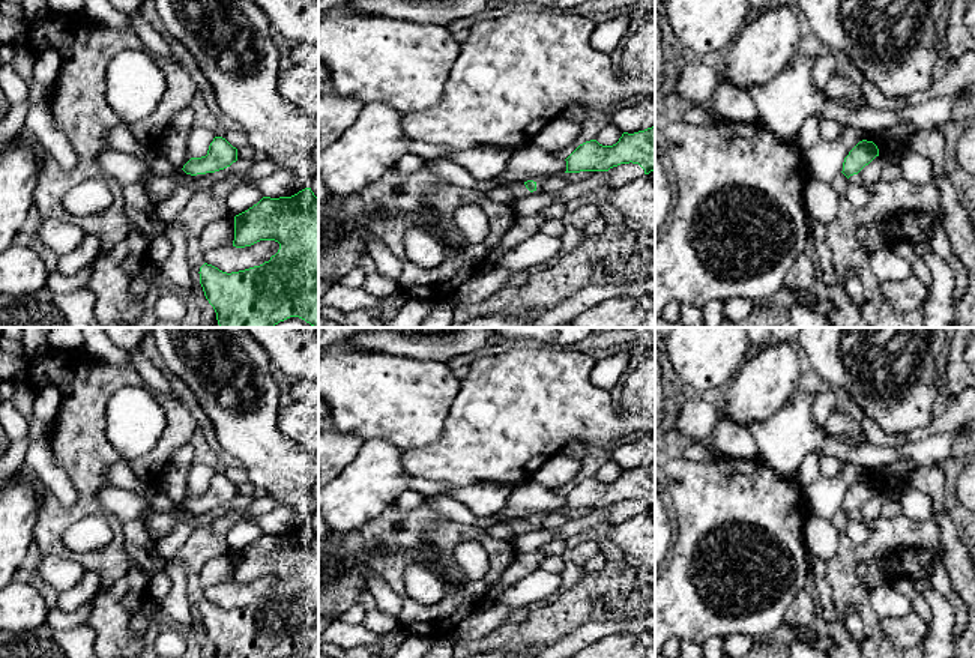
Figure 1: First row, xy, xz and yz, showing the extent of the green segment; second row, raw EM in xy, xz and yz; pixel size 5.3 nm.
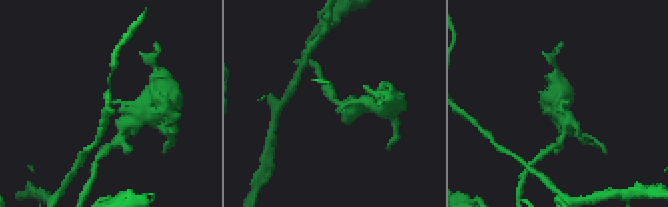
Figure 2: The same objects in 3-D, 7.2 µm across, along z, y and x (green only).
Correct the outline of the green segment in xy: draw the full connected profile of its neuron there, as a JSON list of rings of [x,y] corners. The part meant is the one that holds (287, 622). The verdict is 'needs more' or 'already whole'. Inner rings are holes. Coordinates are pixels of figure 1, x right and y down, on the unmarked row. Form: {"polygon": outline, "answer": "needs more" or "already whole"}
{"polygon": [[[311,524],[291,533],[263,533],[234,553],[233,583],[245,584],[260,577],[275,577],[279,586],[269,598],[239,608],[222,608],[204,599],[200,620],[218,658],[284,658],[299,653],[318,658],[318,535]]], "answer": "already whole"}

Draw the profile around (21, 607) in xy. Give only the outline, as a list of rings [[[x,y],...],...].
[[[14,578],[0,589],[0,629],[32,631],[45,623],[48,604],[29,583]]]

